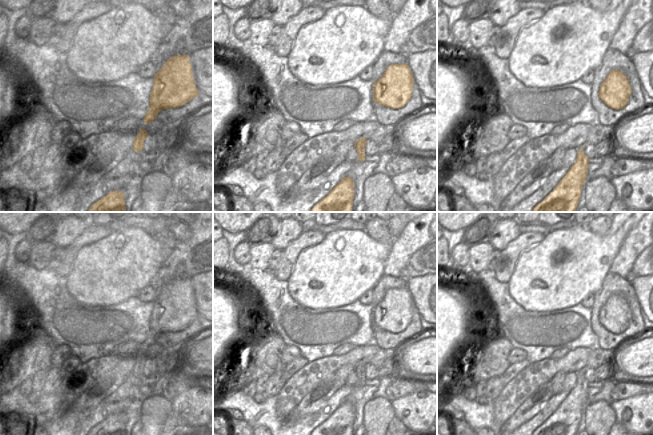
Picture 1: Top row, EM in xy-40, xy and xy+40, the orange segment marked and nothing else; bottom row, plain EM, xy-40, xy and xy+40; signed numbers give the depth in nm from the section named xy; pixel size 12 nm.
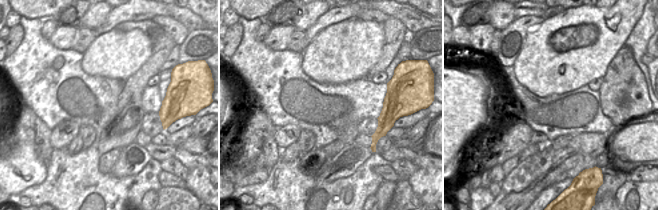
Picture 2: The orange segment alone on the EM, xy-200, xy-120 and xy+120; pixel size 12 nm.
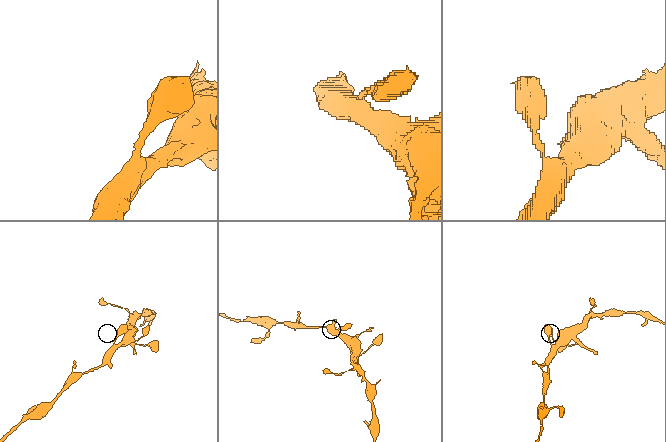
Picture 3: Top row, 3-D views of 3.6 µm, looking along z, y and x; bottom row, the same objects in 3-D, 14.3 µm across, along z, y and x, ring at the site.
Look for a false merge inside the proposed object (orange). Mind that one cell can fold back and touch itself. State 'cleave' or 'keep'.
keep

